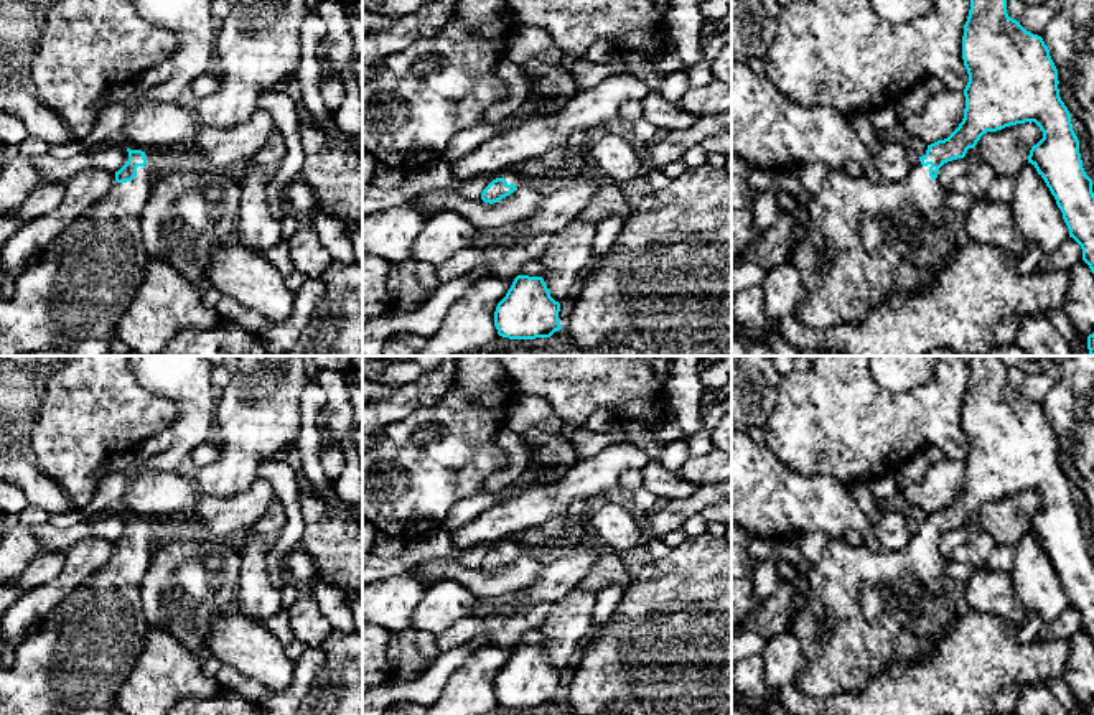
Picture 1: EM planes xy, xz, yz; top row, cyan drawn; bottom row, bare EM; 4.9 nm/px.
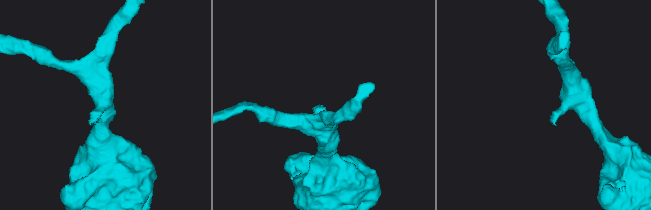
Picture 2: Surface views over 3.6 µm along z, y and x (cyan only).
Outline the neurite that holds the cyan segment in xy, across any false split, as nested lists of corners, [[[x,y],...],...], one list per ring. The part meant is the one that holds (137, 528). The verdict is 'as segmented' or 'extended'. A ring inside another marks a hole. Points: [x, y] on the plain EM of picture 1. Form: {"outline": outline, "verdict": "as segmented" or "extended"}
{"outline": [[[127,521],[129,530],[115,540],[112,557],[46,615],[43,626],[18,644],[8,664],[0,661],[0,715],[76,715],[86,708],[109,712],[115,705],[117,690],[152,629],[142,610],[142,580],[157,547],[155,535],[145,521]]], "verdict": "extended"}

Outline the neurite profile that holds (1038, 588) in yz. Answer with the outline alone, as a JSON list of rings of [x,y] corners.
[[[1026,530],[1017,544],[1010,573],[1017,601],[1030,616],[1050,621],[1069,608],[1063,582],[1035,534]]]

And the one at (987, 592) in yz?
[[[975,570],[961,595],[970,610],[997,616],[1013,628],[1030,619],[1030,613],[1017,601],[1010,572]]]

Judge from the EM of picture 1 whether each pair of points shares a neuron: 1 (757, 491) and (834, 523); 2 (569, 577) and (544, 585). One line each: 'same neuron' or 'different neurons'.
1: same neuron
2: same neuron

